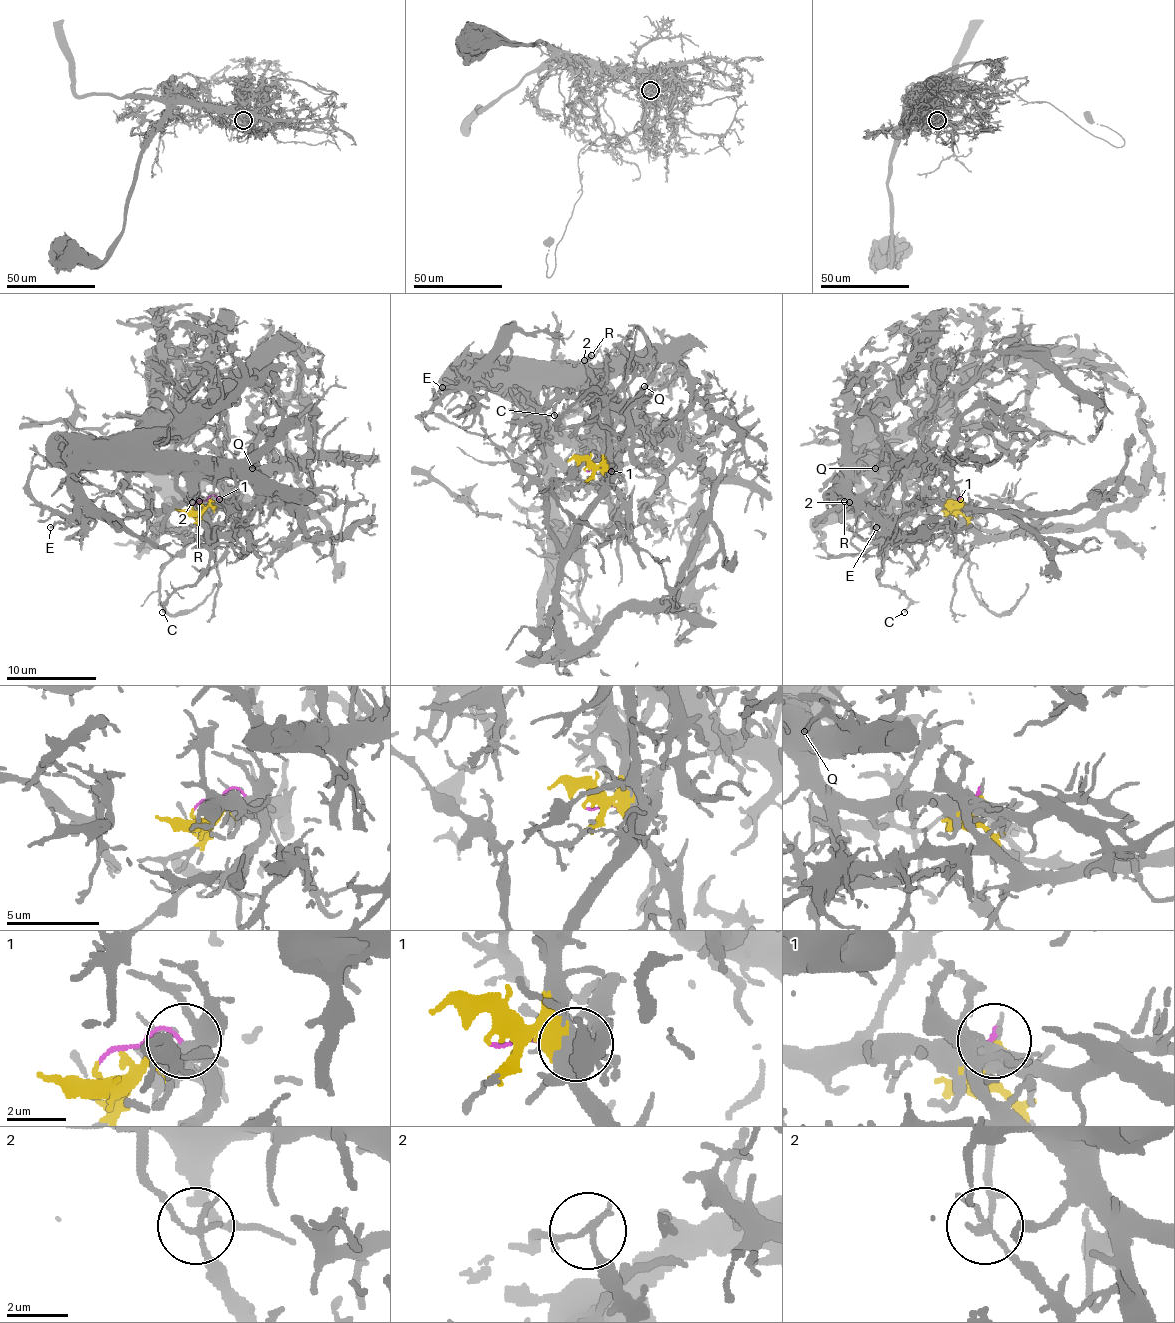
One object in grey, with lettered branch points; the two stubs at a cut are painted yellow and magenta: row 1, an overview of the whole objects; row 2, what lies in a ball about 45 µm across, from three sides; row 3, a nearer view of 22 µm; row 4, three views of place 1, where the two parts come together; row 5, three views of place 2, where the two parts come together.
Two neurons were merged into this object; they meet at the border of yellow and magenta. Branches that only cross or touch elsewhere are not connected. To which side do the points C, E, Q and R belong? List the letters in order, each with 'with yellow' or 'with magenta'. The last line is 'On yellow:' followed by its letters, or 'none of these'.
C: with magenta
E: with yellow
Q: with yellow
R: with yellow
On yellow: E, Q, R

